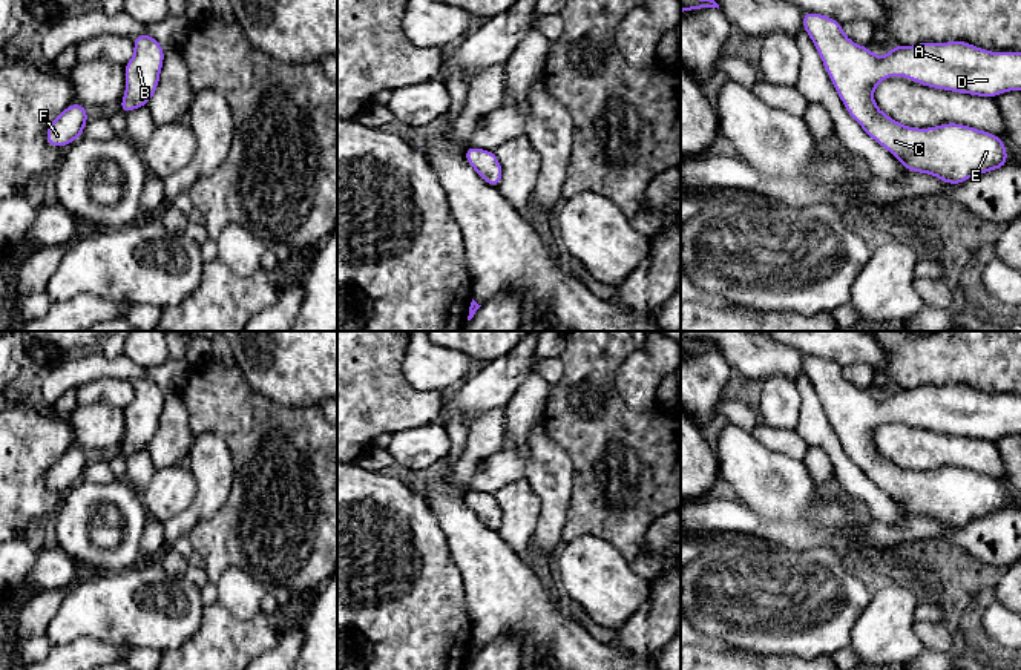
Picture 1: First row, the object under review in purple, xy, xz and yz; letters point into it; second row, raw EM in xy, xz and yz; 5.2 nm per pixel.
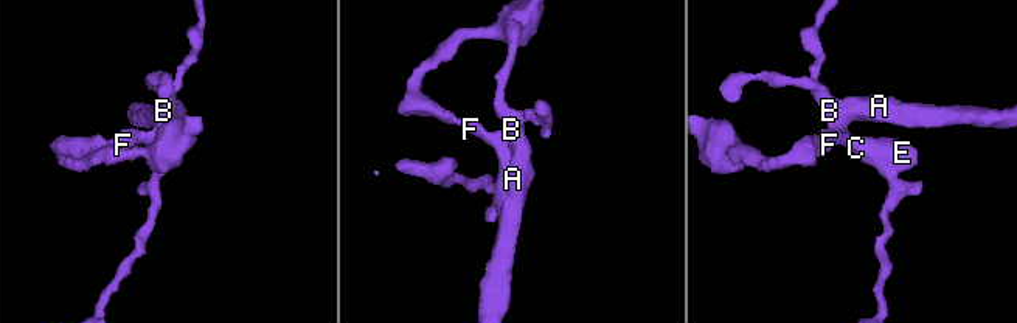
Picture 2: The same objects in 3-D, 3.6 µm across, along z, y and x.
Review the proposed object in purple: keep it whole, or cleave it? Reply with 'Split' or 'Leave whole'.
Leave whole

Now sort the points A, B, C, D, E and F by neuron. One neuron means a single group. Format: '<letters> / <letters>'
A B C D E F

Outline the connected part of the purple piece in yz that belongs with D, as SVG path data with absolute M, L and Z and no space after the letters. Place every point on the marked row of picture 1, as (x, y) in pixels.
M805 12L802 14L802 26L820 54L848 113L872 140L894 153L904 169L931 173L946 184L961 184L975 175L1007 166L1004 138L957 123L929 129L908 127L883 113L872 95L880 81L891 75L901 75L934 89L995 98L1003 92L1021 90L1021 52L989 52L967 41L927 41L915 46L895 44L886 57L880 58L868 46L851 41L836 18Z

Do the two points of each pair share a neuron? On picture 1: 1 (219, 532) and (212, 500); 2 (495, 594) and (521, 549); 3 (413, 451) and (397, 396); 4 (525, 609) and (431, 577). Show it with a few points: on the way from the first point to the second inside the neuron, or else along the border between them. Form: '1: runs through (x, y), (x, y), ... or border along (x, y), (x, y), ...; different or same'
1: border along (232, 482), (227, 500), (187, 534); different
2: border along (495, 531), (529, 564); different
3: border along (433, 422), (399, 430), (373, 442); different
4: border along (451, 555), (462, 575), (465, 603), (472, 624); different

